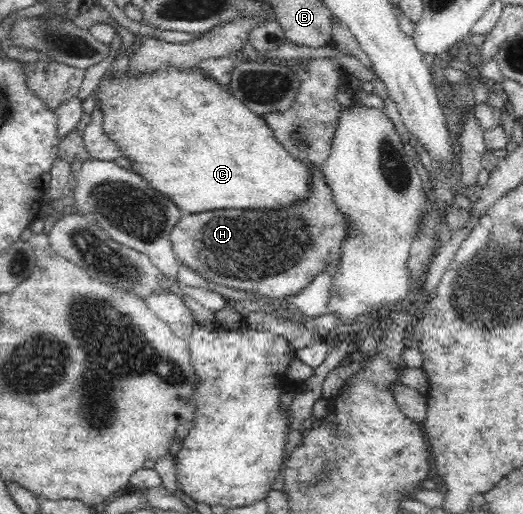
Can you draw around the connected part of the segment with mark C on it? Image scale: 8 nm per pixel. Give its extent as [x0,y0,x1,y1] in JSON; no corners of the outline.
[98,68,308,213]

